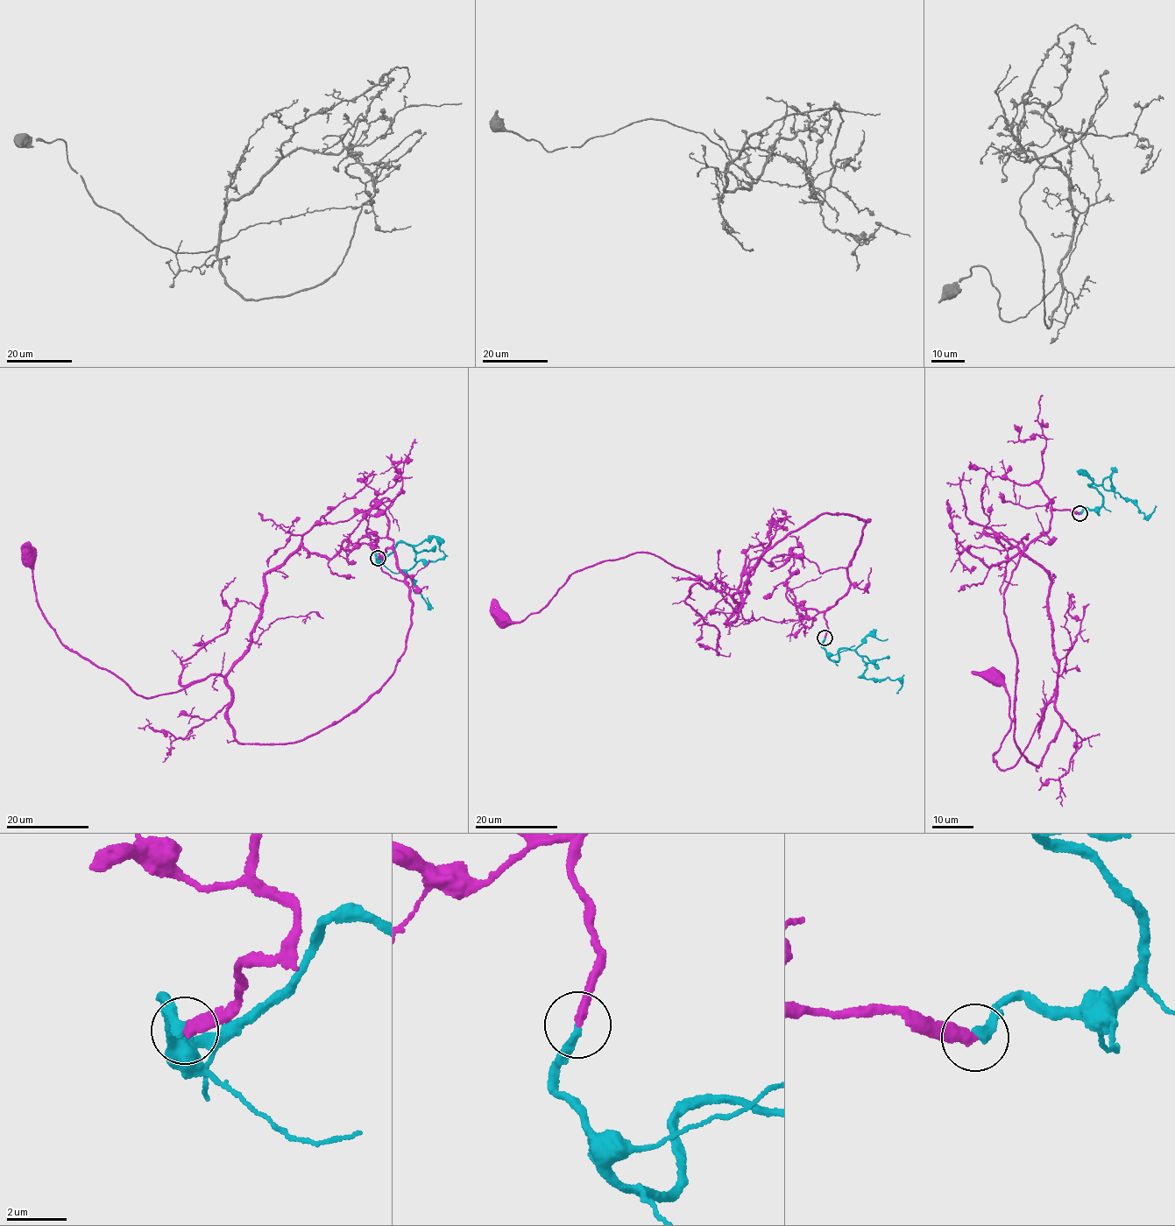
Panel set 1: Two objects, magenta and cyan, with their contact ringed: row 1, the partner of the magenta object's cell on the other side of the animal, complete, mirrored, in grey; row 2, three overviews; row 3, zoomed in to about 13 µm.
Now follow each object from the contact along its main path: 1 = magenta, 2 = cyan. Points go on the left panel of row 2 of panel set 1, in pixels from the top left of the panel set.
1: (378, 558), (412, 603), (394, 672), (263, 744), (237, 741), (223, 676), (139, 695), (65, 645), (28, 556)
2: (378, 558), (375, 553), (385, 557), (398, 543), (412, 545), (416, 563), (407, 571), (428, 605), (427, 597)

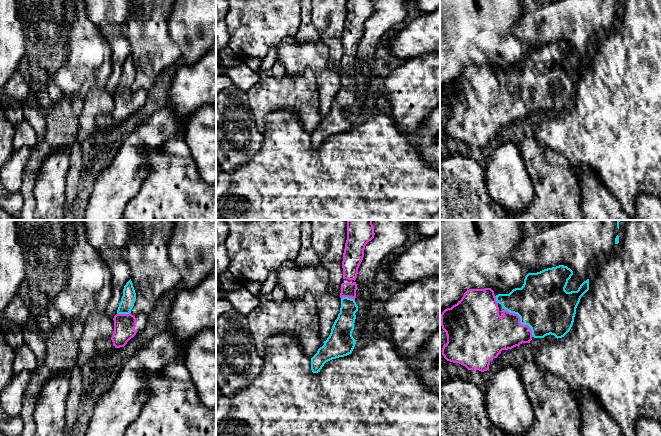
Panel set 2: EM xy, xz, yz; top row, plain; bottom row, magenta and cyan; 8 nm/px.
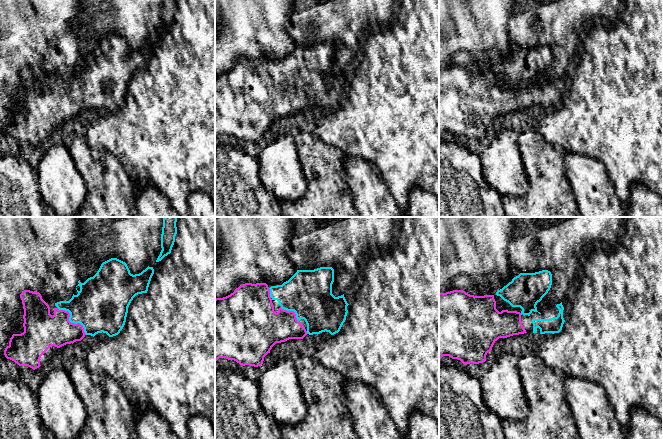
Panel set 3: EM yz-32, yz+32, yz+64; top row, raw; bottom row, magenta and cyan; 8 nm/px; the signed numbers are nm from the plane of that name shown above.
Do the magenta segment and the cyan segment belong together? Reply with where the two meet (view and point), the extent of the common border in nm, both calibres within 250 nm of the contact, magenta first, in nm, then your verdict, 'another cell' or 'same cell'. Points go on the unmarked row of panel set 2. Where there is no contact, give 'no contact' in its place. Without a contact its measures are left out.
yz (519, 97) | 340 nm | 320/420 nm | same cell

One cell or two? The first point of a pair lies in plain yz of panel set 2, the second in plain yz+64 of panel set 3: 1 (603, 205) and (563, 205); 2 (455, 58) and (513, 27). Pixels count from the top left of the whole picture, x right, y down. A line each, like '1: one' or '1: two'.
1: two
2: two

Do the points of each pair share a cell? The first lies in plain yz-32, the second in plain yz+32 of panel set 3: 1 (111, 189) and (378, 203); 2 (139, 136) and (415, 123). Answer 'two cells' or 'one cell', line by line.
1: two cells
2: one cell

